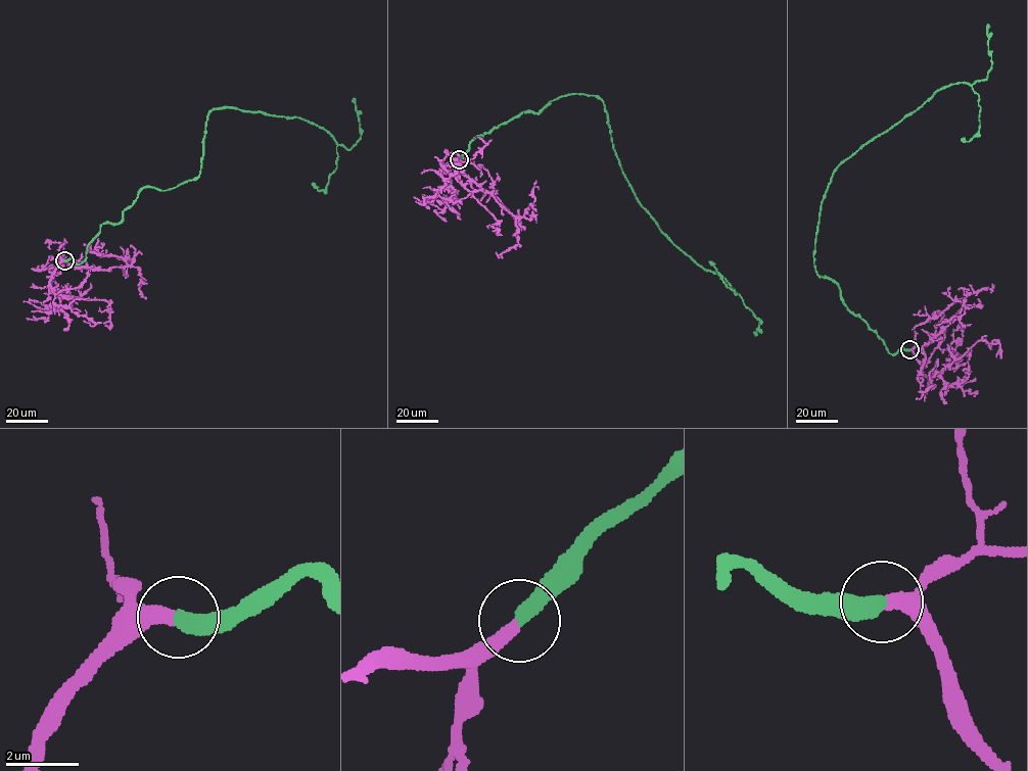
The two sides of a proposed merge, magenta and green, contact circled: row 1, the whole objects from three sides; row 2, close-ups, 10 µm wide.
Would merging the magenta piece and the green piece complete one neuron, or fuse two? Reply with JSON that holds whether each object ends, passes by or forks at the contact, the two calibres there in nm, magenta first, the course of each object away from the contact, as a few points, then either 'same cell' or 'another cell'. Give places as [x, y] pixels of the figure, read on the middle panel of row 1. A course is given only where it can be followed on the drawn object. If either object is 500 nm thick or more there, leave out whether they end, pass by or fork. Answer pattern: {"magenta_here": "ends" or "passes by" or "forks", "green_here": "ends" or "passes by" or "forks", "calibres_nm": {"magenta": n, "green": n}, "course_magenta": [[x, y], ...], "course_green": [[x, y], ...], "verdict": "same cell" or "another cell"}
{"magenta_here": "ends", "green_here": "ends", "calibres_nm": {"magenta": 360, "green": 440}, "course_magenta": [[458, 159], [455, 169], [491, 194], [519, 219], [517, 222], [489, 187], [498, 177], [497, 173]], "course_green": [[458, 159], [521, 112], [599, 97], [638, 201], [725, 278], [759, 319], [755, 335]], "verdict": "same cell"}

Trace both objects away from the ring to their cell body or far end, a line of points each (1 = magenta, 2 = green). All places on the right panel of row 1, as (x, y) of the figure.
1: (909, 350), (922, 346), (948, 326), (965, 298), (959, 298), (932, 318), (914, 315)
2: (909, 350), (890, 353), (819, 277), (821, 203), (863, 145), (943, 87), (986, 78), (988, 25)

